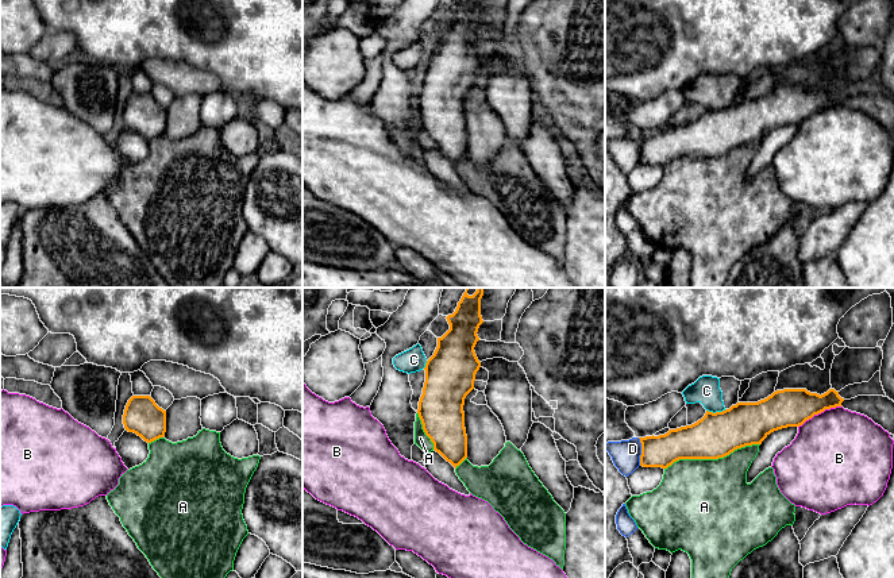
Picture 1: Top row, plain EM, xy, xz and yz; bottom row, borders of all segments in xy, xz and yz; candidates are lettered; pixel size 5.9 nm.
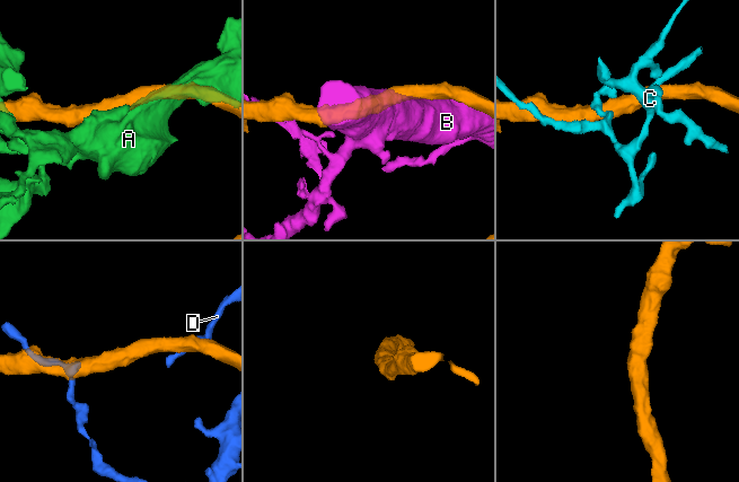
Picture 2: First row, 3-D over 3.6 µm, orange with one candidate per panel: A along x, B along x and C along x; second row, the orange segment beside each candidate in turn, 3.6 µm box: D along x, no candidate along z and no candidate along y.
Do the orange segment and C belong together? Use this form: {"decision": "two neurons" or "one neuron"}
{"decision": "two neurons"}

